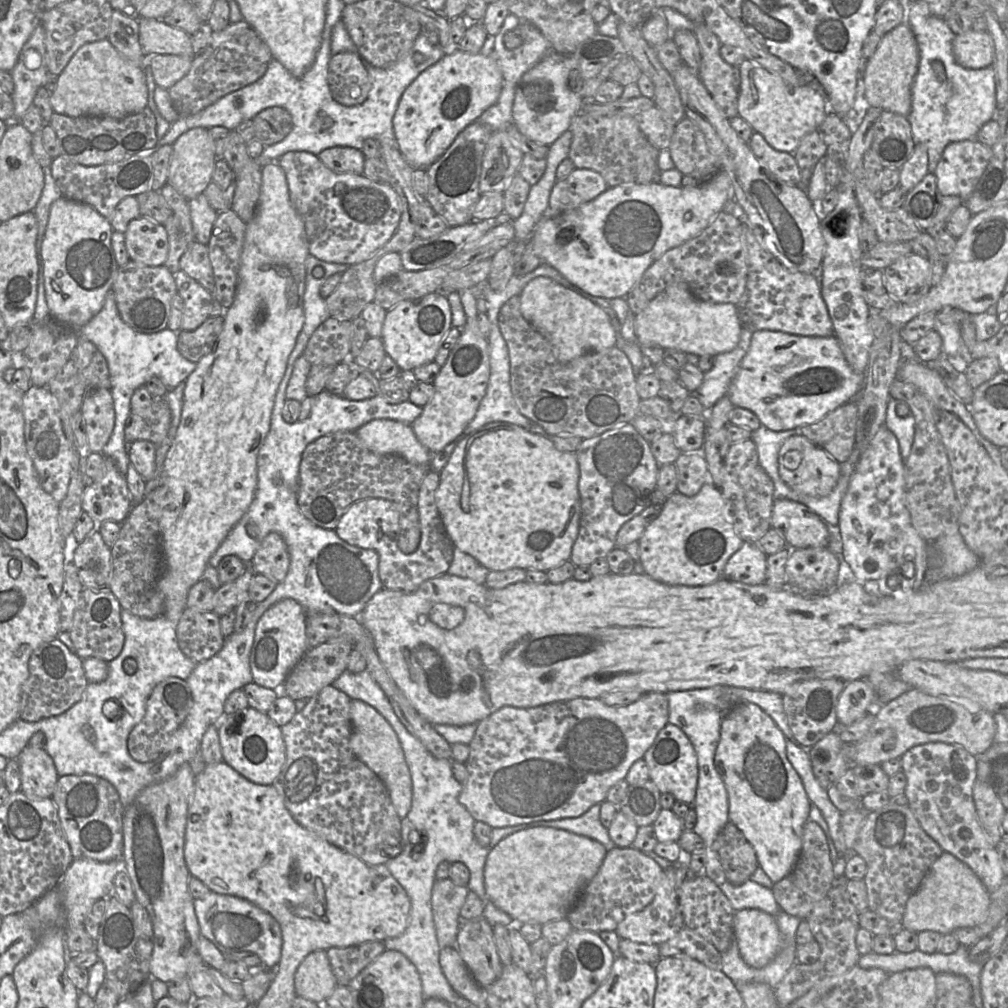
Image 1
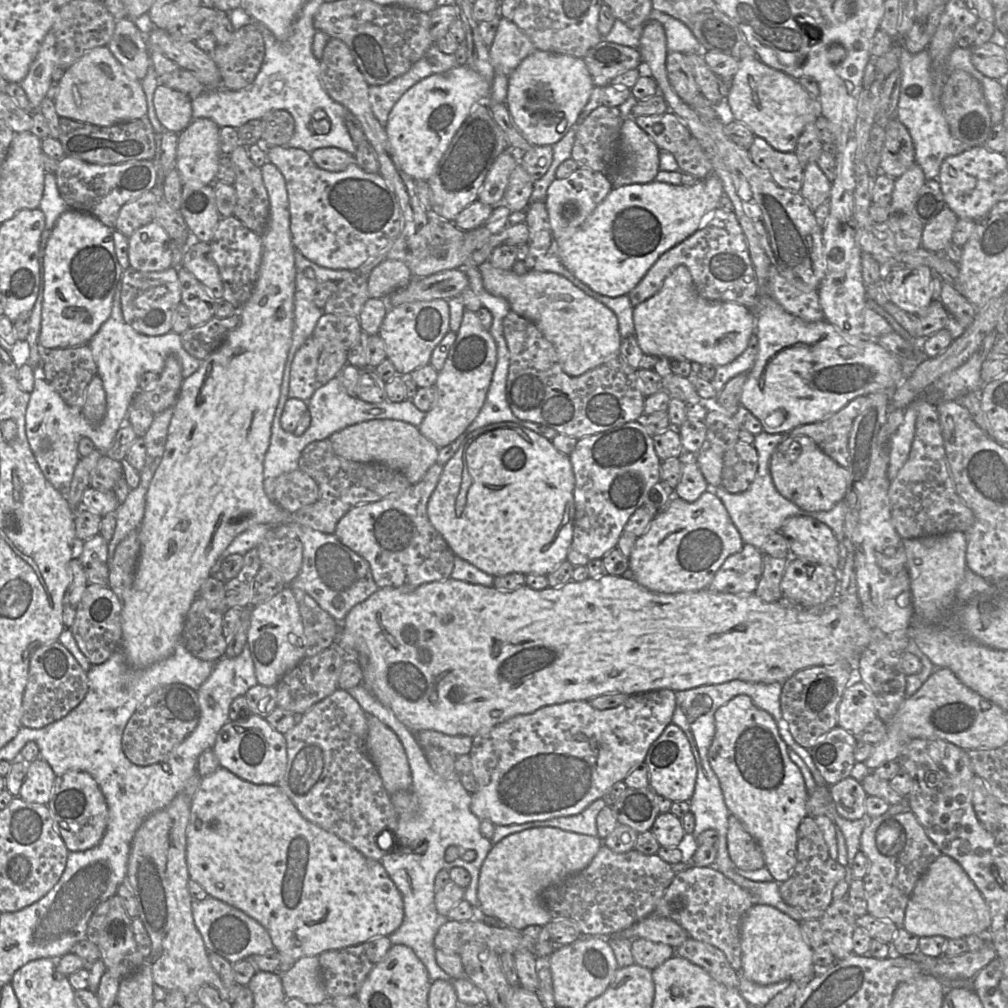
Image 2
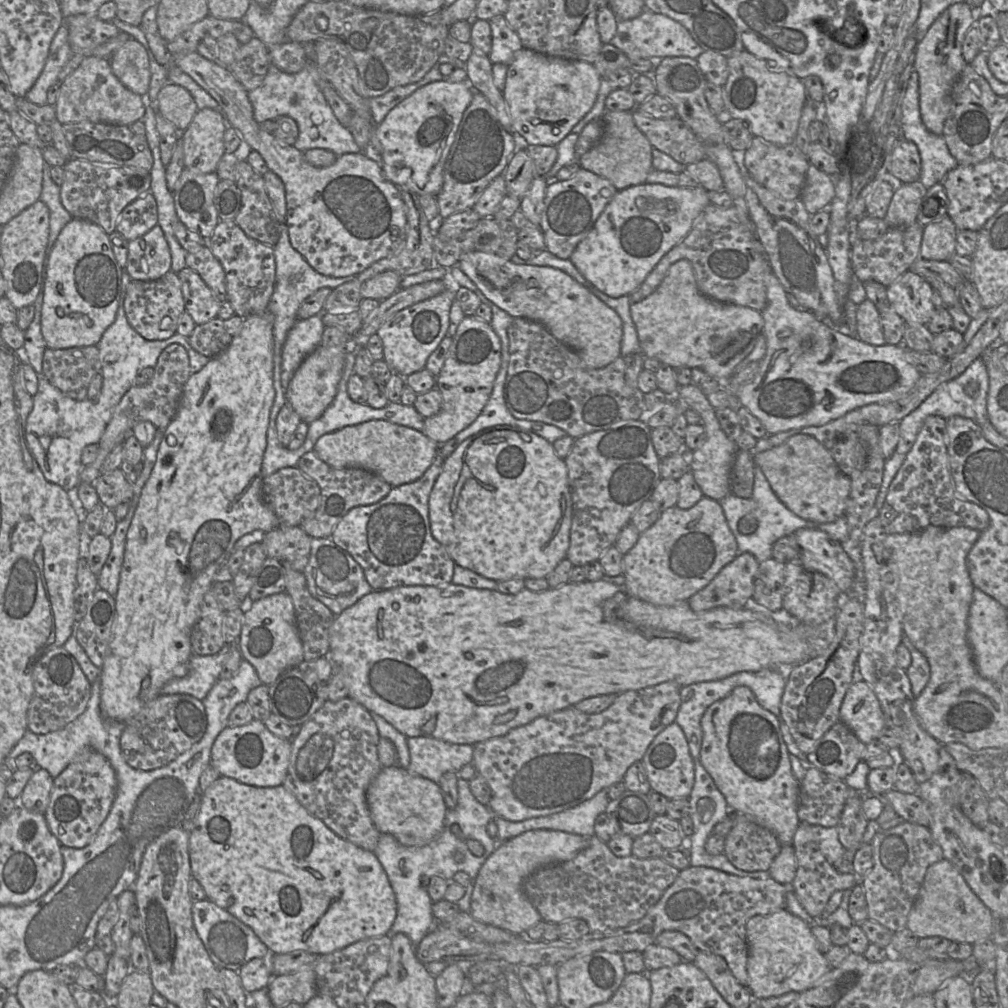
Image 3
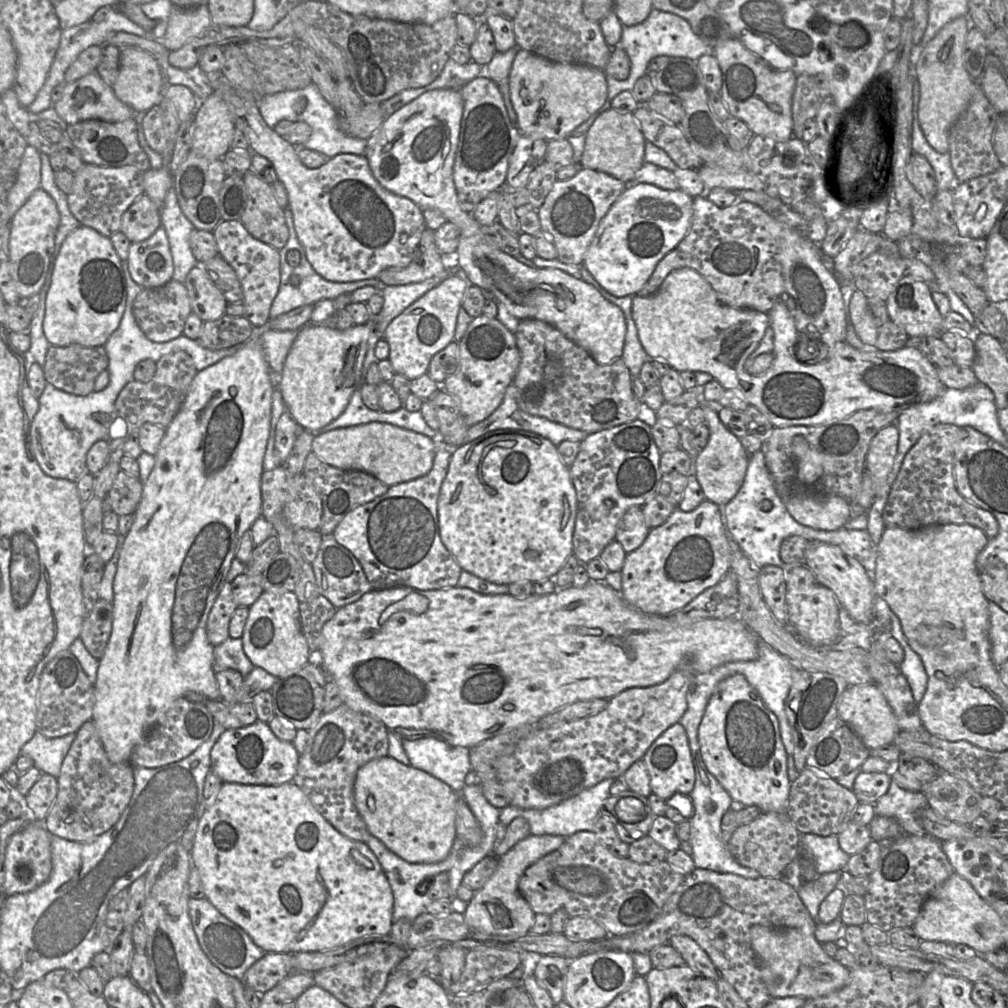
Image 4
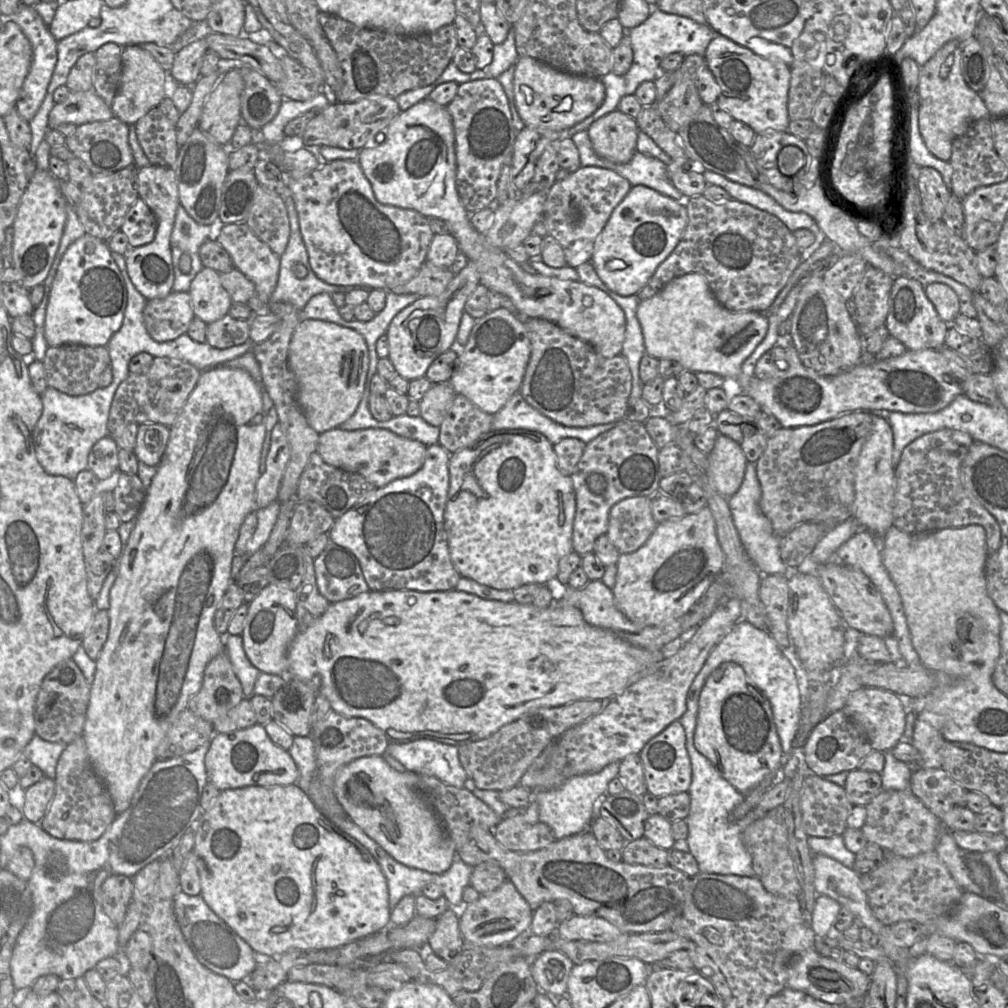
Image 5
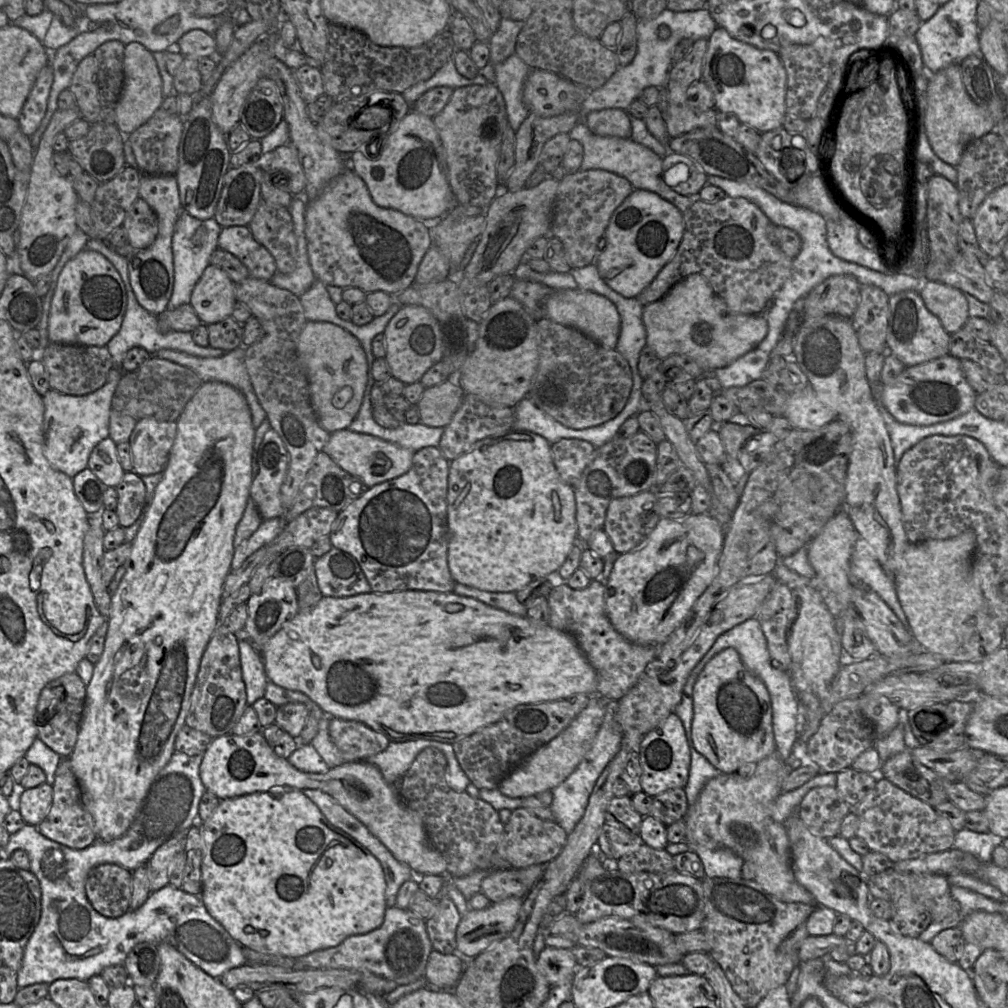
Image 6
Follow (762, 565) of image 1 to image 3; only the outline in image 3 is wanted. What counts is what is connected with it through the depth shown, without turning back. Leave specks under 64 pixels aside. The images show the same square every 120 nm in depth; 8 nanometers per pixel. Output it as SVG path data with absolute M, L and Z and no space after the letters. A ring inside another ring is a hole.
M750 553L737 556L687 602L694 612L717 607L740 609L752 604L754 580L760 563Z

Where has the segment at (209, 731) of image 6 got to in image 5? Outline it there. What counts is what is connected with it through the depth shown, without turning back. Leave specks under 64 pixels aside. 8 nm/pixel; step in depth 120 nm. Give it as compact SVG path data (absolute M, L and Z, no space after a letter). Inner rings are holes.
M224 650L207 664L202 686L189 700L188 709L213 723L243 699L242 685Z

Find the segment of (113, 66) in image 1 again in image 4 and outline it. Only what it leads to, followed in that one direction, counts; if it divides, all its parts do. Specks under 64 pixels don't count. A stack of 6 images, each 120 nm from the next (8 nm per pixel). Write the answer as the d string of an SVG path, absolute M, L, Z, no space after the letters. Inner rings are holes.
M96 71L87 74L75 82L64 83L62 98L54 103L52 107L68 125L86 120L121 122L133 119L136 113L130 106L116 97L113 88L108 86Z

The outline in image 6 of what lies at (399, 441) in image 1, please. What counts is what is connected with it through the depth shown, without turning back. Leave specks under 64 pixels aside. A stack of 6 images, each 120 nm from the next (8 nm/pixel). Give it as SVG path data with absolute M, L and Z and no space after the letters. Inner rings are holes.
M348 429L332 432L322 451L350 475L360 478L368 488L406 474L416 453L378 437Z

